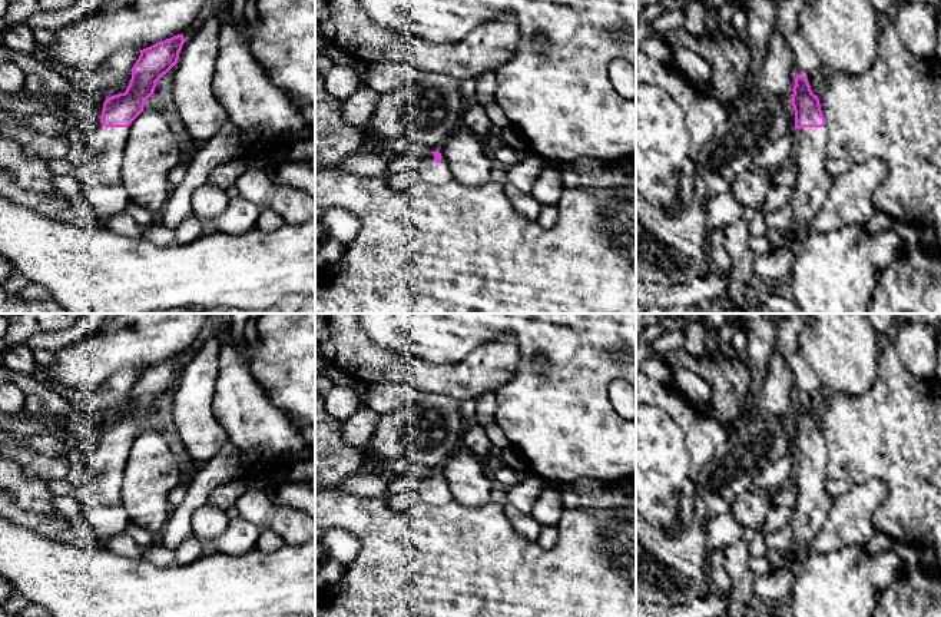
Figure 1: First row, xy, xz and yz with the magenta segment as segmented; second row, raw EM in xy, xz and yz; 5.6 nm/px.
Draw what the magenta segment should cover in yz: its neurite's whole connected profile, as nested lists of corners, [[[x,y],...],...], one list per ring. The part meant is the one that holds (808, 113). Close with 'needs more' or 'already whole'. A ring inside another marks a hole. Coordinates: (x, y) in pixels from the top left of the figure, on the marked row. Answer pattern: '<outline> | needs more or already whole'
[[[796,74],[791,102],[795,110],[796,142],[793,146],[793,159],[796,165],[796,186],[789,200],[793,210],[793,223],[786,229],[788,243],[785,249],[791,249],[796,241],[798,230],[805,228],[818,215],[822,205],[828,200],[828,190],[832,182],[831,175],[825,169],[825,159],[828,157],[828,126],[821,110],[819,99],[812,93],[808,79],[802,74]]] | needs more

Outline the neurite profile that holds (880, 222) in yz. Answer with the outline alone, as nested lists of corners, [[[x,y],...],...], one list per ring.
[[[877,212],[862,228],[867,233],[877,233],[892,229],[894,222],[888,215]]]

